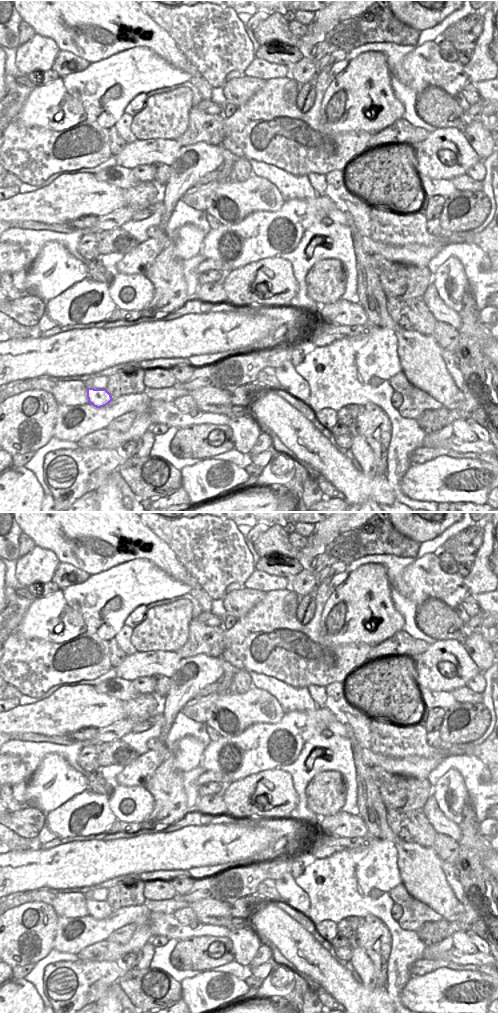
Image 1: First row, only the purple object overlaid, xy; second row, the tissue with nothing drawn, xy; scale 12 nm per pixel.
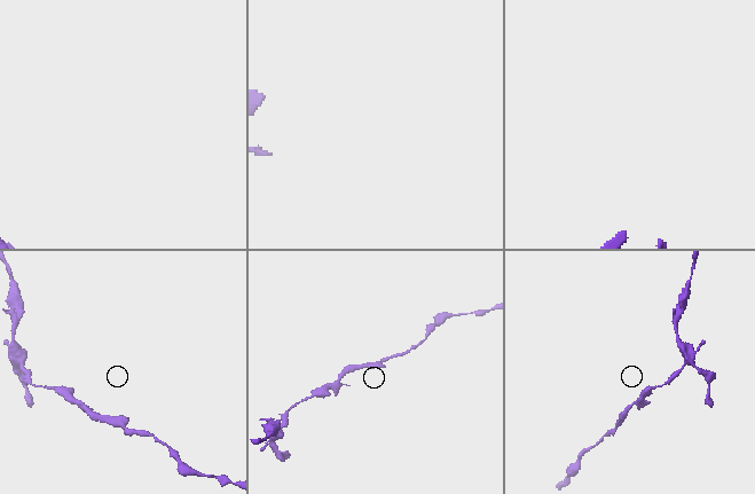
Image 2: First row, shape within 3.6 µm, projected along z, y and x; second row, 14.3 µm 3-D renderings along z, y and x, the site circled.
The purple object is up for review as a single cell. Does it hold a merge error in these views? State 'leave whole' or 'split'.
leave whole

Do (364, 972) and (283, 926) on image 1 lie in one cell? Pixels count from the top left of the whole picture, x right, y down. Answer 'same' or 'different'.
different

